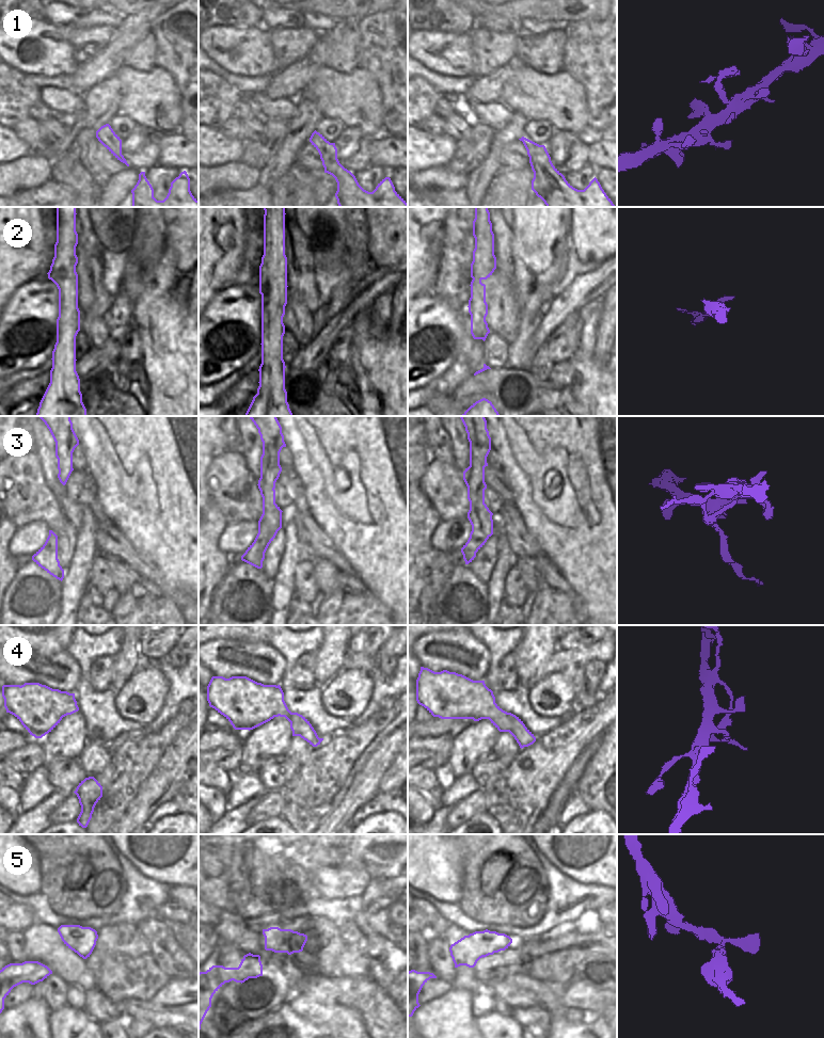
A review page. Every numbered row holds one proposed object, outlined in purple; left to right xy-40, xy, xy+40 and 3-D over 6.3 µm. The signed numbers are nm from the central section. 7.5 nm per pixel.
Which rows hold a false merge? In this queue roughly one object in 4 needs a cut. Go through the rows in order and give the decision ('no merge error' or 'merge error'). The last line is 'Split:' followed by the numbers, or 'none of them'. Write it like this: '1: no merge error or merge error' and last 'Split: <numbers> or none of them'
1: no merge error
2: no merge error
3: merge error
4: merge error
5: merge error
Split: 3, 4, 5

